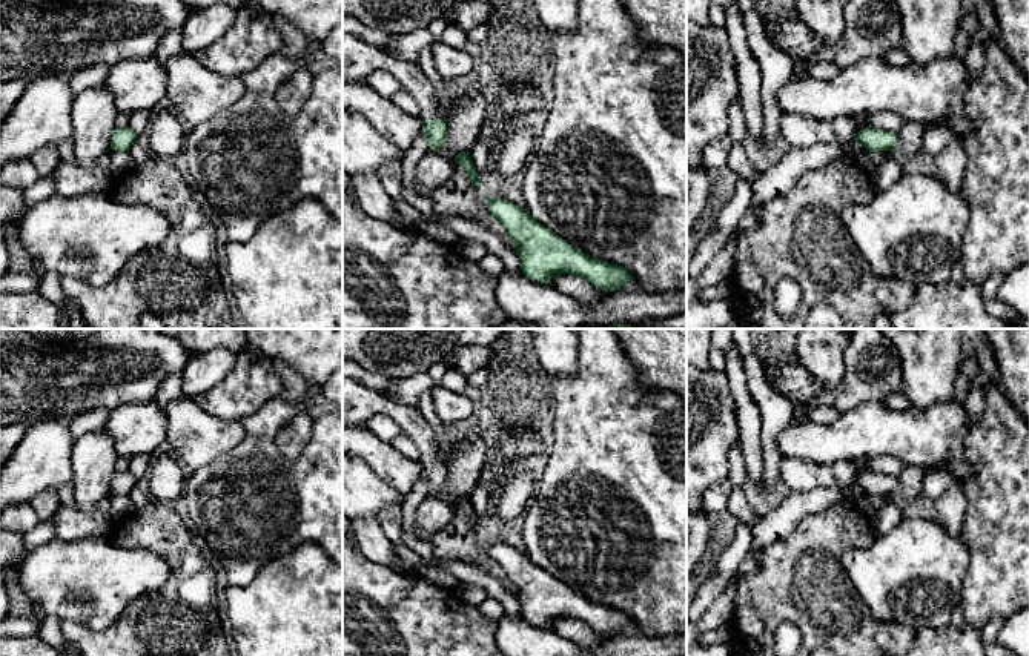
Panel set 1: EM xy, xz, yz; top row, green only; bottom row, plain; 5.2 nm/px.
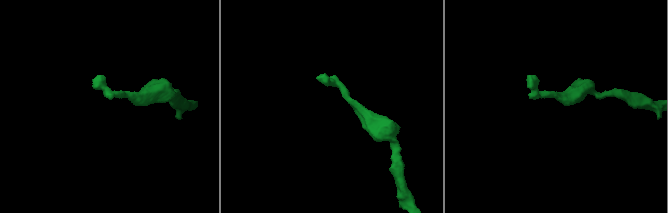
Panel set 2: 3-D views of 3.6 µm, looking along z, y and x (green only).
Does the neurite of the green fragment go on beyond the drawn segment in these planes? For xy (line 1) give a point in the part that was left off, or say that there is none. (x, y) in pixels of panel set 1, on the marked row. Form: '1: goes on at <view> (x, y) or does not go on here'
1: does not go on here

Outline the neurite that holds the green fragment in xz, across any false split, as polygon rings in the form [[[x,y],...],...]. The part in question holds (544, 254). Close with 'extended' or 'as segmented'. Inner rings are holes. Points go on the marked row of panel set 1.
[[[485,198],[488,212],[498,218],[516,244],[522,273],[542,284],[561,273],[577,275],[602,290],[619,290],[634,277],[622,266],[597,260],[538,223],[527,209],[507,198]]]; as segmented

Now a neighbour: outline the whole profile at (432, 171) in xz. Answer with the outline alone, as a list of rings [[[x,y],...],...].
[[[435,151],[425,154],[416,169],[415,169],[415,180],[416,180],[416,194],[421,197],[428,197],[428,194],[445,181],[452,178],[455,172],[455,161],[450,161]]]

